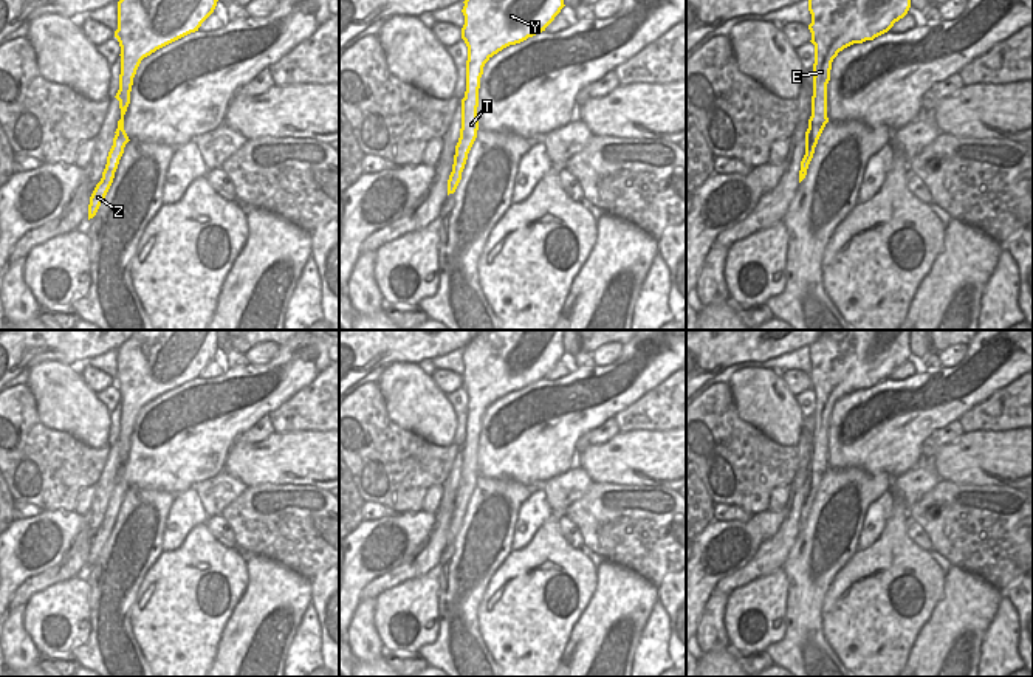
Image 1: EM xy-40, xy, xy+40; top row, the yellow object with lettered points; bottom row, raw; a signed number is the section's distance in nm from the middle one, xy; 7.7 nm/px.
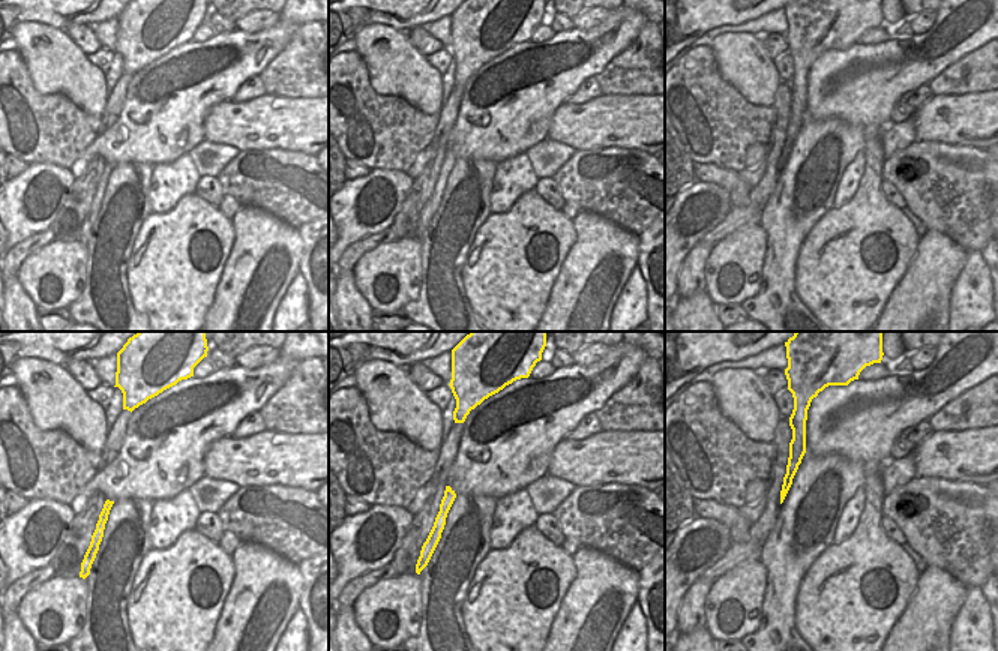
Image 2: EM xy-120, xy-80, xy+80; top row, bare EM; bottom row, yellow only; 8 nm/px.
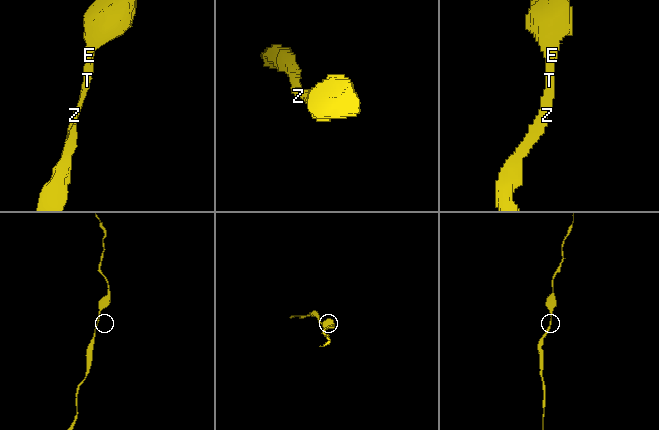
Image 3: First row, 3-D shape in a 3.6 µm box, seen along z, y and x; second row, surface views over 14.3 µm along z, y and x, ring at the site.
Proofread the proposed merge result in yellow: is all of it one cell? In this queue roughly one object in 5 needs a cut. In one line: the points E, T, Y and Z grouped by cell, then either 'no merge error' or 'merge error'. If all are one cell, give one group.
groups E T Y Z; no merge error

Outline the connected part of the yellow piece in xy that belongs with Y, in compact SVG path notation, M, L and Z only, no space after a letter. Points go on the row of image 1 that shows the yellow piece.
M465 0L462 39L468 46L462 129L455 146L448 195L454 194L479 130L479 88L485 64L510 45L533 37L554 20L564 0Z

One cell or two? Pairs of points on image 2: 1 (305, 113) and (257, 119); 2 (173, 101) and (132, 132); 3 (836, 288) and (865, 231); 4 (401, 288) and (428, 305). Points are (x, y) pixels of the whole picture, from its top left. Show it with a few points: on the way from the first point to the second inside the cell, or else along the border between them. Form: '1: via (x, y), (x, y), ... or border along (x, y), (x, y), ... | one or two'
1: via (293, 119), (269, 119) | one
2: via (162, 111), (143, 131) | one
3: via (844, 275), (859, 252), (859, 245) | one
4: border along (422, 264), (420, 293), (401, 308) | two

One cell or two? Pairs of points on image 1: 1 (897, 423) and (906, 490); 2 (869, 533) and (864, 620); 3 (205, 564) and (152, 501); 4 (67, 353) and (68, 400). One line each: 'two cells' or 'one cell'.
1: two cells
2: two cells
3: two cells
4: two cells

